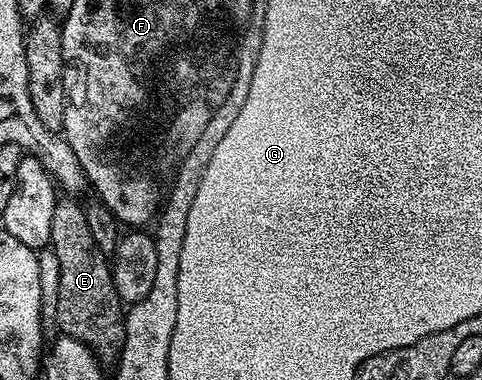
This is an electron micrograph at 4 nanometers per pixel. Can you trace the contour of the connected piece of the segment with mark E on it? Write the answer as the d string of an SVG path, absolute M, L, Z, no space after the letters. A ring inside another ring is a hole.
M72 196L57 197L54 204L54 224L52 225L52 241L50 250L56 253L56 266L60 269L60 283L56 286L56 322L69 338L82 340L96 353L101 363L115 363L124 347L125 303L120 301L118 292L112 283L112 268L109 259L98 248L94 235L90 233L90 224L86 221L86 209L79 206Z

